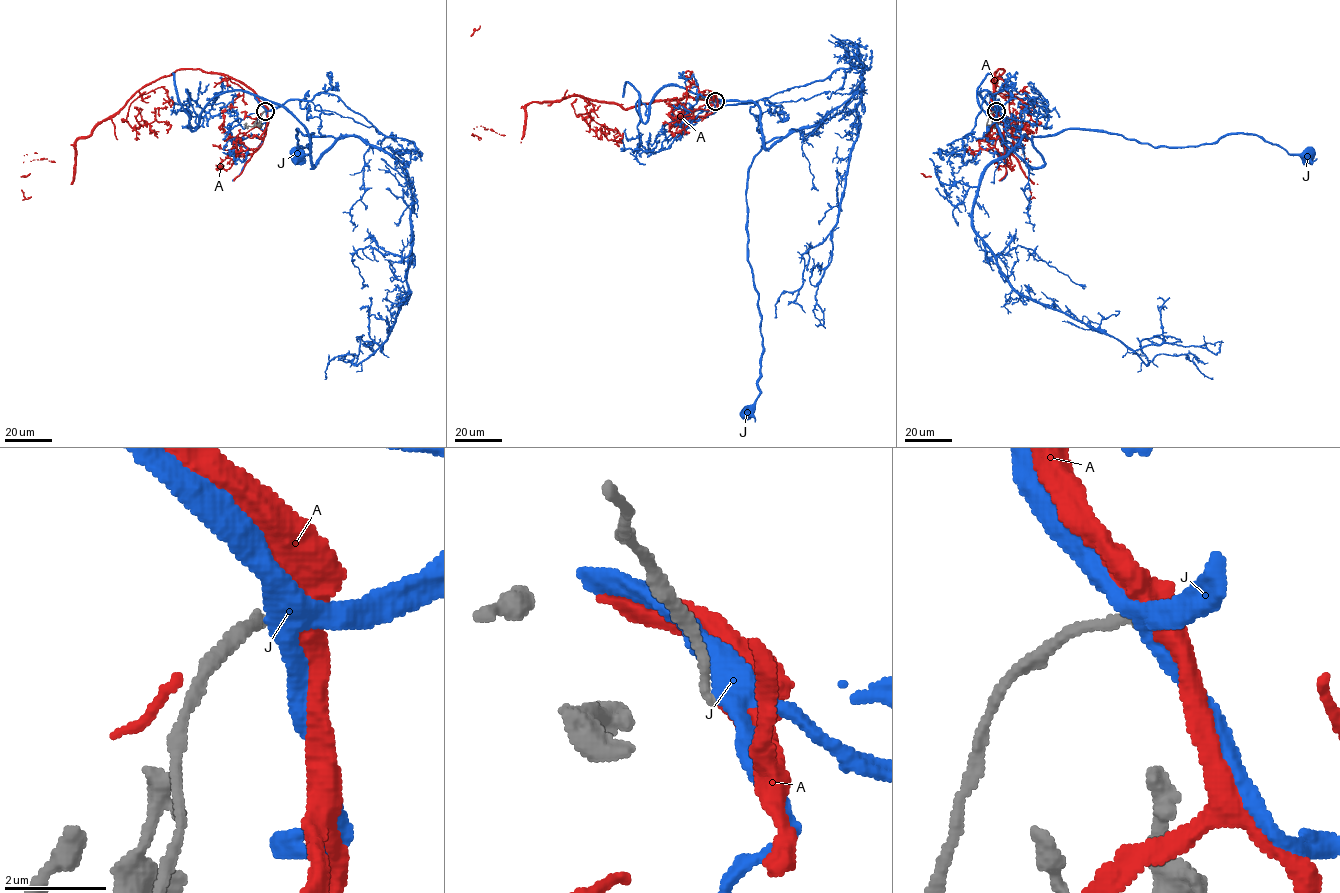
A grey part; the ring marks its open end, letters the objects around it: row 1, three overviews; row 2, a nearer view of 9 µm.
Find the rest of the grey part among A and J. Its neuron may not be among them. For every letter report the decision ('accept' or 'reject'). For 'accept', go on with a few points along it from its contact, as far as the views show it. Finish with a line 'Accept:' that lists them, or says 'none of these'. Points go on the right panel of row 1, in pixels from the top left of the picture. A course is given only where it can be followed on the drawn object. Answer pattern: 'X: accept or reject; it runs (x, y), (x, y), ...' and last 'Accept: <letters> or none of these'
A: accept; it runs (996, 111), (992, 79), (1000, 69), (990, 99), (997, 138), (1021, 167), (1028, 159), (1021, 161), (1035, 198)
J: reject
Accept: A

